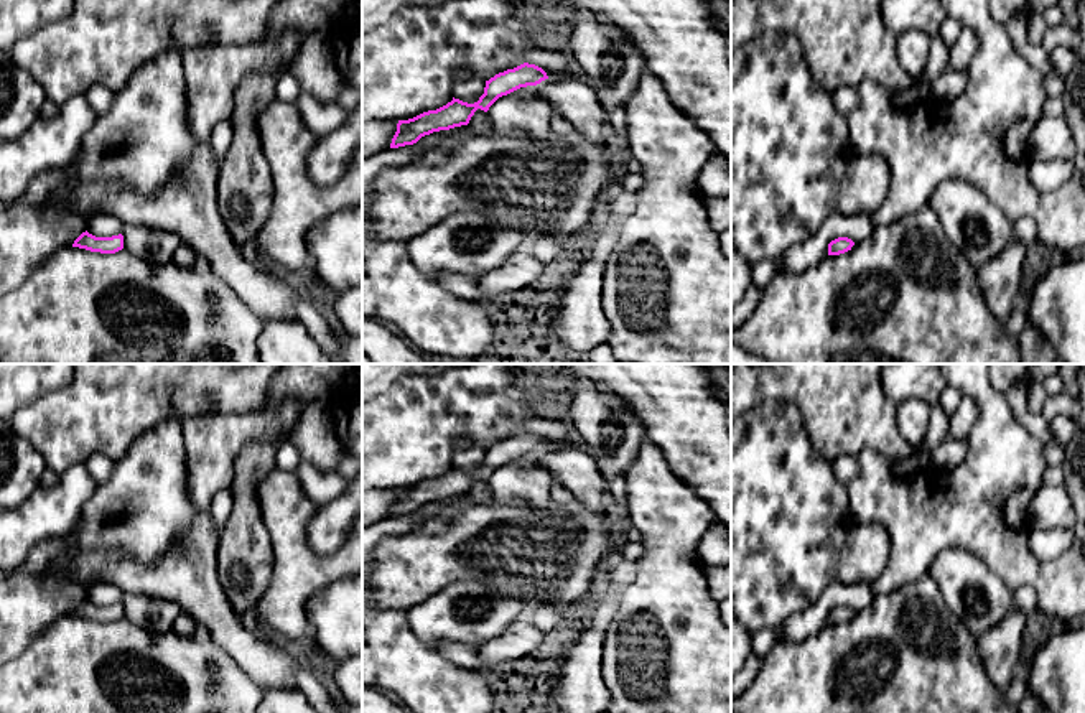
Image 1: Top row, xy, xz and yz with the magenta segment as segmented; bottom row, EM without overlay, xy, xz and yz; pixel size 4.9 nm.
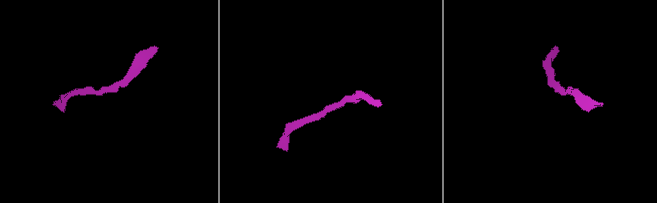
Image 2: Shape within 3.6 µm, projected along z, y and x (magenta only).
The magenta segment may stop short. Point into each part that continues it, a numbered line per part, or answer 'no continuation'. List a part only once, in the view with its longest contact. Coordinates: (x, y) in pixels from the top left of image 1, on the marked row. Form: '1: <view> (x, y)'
no continuation

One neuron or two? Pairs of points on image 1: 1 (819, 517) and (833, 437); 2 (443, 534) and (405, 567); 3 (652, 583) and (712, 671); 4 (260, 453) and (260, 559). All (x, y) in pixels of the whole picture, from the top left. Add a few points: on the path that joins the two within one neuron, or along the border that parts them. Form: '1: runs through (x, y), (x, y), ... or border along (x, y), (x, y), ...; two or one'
1: border along (807, 425), (810, 443), (828, 460); two
2: runs through (433, 544), (415, 562); one
3: runs through (665, 605), (667, 626), (690, 649); one
4: runs through (246, 479), (246, 532); one

